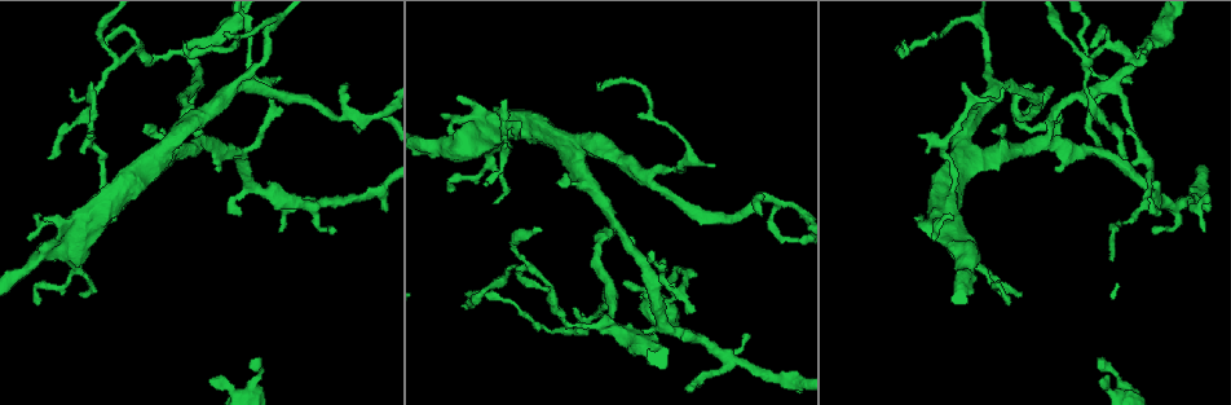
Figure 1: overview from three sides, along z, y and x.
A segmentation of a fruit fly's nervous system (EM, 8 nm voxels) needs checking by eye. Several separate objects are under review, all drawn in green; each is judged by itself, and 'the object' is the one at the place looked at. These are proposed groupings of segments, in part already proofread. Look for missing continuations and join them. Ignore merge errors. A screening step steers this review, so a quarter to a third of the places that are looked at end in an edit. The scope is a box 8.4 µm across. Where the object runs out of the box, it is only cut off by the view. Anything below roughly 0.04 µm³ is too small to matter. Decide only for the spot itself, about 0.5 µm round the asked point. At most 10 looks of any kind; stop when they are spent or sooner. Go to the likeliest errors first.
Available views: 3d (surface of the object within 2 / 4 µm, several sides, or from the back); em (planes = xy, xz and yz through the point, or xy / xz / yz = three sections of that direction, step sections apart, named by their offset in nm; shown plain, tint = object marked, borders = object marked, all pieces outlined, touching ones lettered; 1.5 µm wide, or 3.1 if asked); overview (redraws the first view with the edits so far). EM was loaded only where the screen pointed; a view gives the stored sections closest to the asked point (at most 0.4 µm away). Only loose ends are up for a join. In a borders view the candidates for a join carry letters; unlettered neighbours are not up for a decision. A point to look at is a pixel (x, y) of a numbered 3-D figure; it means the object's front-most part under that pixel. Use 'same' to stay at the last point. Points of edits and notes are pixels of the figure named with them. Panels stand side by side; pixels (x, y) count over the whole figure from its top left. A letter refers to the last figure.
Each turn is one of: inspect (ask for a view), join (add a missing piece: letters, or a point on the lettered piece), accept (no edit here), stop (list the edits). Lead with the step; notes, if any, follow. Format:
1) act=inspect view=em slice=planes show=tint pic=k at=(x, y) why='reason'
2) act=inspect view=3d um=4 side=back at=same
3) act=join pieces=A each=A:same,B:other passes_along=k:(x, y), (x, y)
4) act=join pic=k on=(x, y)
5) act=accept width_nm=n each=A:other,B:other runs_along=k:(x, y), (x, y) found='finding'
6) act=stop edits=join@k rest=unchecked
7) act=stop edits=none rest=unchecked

act=inspect view=em slice=planes show=borders pic=1 at=(1100, 366) why='free end'

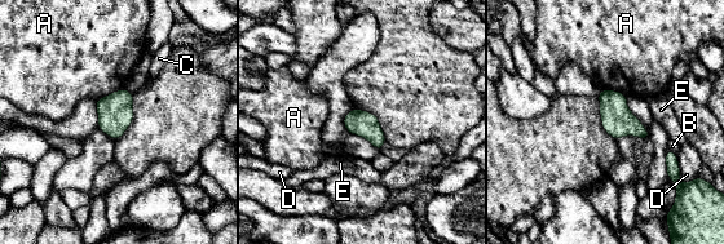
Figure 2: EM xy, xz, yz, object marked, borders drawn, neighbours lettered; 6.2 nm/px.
act=accept each=A:other,B:other,C:other,D:other,E:other border=2:(124, 88), (117, 89), (96, 101) found='none of them fits'

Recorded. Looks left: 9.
act=inspect view=em slice=planes show=tint pic=1 at=(1131, 82) why='an open end'

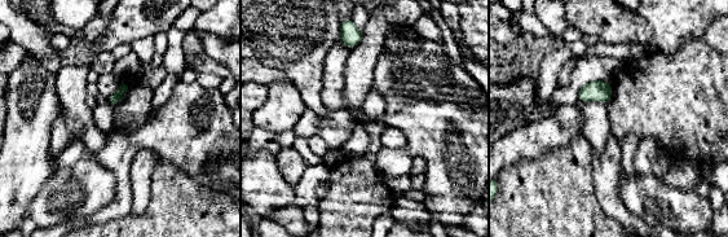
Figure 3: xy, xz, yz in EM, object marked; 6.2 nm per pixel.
act=inspect view=em slice=planes show=borders at=same why='see the neighbours'

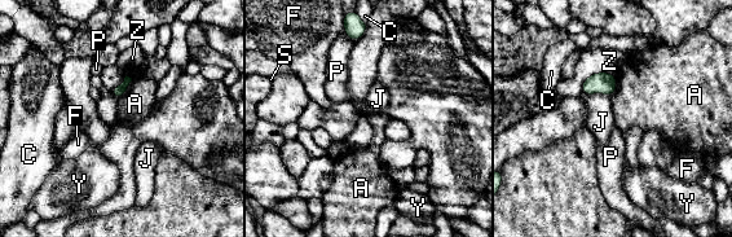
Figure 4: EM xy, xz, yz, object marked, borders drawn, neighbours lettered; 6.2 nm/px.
act=accept longest_contact=A:160nm each=A:other,C:other,F:other,J:other,P:other,S:other,Y:other,Z:other border=4:(126, 75), (110, 91) found='no lettered piece goes on from it'

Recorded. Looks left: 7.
act=inspect view=em slice=planes show=borders pic=1 at=(145, 127) why='free end'

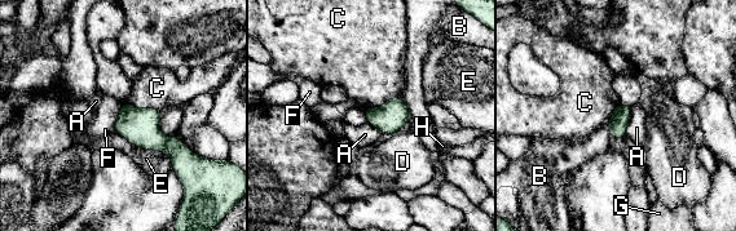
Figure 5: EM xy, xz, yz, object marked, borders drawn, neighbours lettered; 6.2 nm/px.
act=accept each=A:other,B:other,C:other,D:other,E:other,F:other,G:other,H:other found='no lettered piece goes on from it'

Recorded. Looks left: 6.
act=inspect view=em slice=planes show=plain pic=1 at=(598, 87) why='an open end'

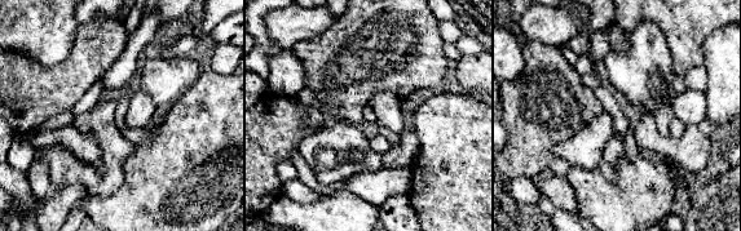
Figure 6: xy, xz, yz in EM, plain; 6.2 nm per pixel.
act=inspect view=em slice=planes show=borders at=same

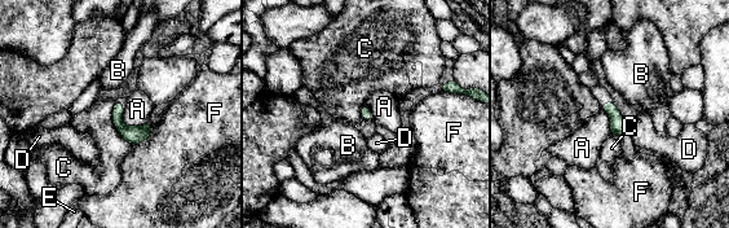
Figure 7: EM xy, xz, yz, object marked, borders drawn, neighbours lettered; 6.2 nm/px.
act=accept width_nm=70 each=A:other,B:other,C:other,D:other,E:other,F:other border=7:(123, 104), (127, 126), (147, 123) found='no lettered piece goes on from it'

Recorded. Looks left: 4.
act=stop edits=none rest=unchecked

